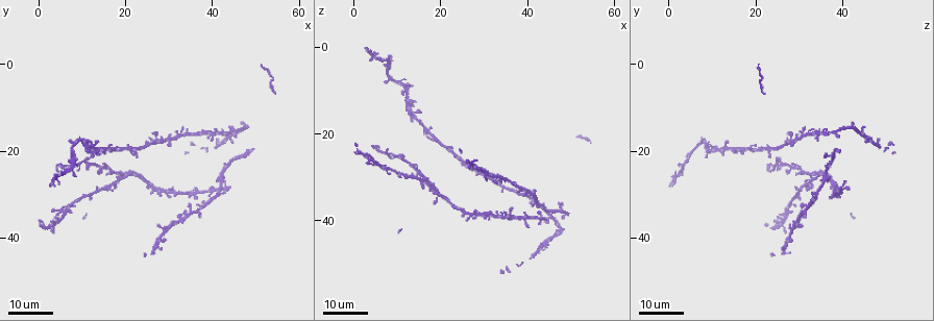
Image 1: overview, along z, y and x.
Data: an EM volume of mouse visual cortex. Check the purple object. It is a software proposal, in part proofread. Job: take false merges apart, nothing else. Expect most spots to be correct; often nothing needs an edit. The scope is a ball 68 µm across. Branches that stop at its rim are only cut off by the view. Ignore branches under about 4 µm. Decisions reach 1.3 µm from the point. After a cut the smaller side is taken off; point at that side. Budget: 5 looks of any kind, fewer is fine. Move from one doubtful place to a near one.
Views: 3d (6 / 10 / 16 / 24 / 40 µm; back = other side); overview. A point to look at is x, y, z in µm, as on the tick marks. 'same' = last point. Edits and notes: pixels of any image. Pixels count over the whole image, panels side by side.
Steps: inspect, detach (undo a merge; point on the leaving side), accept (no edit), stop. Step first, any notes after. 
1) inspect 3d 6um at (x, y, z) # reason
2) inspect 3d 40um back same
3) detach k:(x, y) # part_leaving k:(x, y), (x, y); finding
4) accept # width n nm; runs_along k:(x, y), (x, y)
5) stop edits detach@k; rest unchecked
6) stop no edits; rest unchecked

inspect 3d 24um at (44.5, 15.5, 38.5) # looks like a crossing

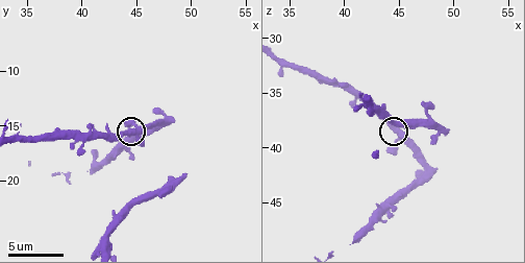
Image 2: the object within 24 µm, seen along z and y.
inspect 3d 10um same

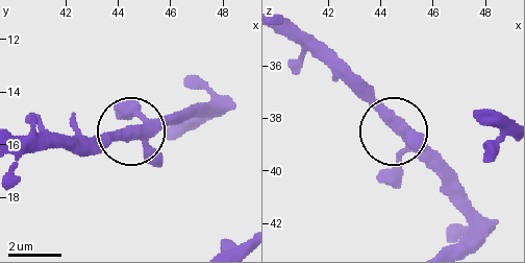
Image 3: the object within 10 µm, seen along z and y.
inspect 3d 6um same # zoom in

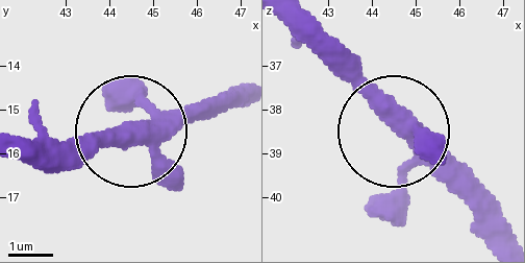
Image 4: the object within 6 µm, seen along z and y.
accept # width 380 nm; continuous, no second cell

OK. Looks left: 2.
inspect 3d 24um at (11.0, 22.5, 25.5) # thin arm on a thick one

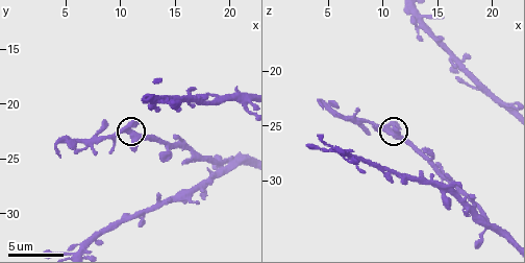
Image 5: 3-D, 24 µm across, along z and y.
inspect 3d 10um at (10.6, 22.6, 25.6) # closer look

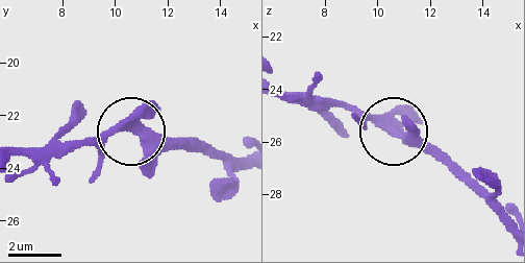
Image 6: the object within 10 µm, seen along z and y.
accept # runs_along 6:(505, 222), (451, 168), (339, 103); continuous, no second cell

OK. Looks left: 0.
stop no edits; rest unchecked

